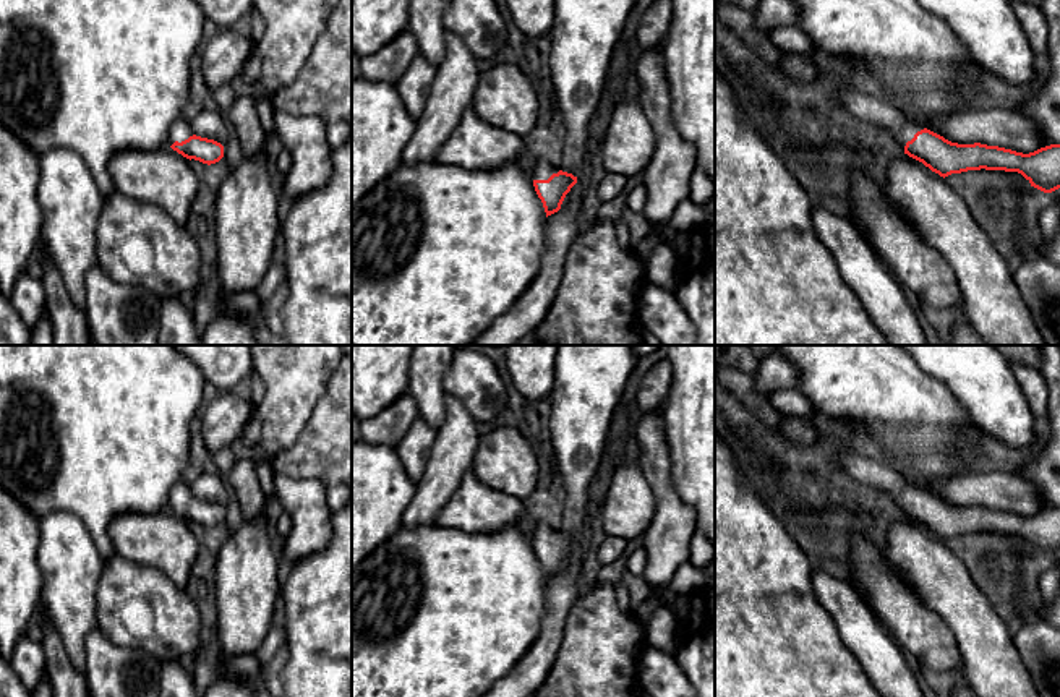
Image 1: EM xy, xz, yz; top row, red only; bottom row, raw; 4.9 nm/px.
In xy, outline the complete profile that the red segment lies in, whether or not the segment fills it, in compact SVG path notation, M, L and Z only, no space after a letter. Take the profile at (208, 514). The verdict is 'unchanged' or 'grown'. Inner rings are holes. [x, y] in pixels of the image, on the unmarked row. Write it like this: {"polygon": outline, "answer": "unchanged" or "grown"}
{"polygon": "M188 478L172 488L169 509L190 524L207 528L219 525L224 520L224 509L214 502L196 499L190 491Z", "answer": "grown"}

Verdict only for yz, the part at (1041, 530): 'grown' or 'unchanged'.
grown

